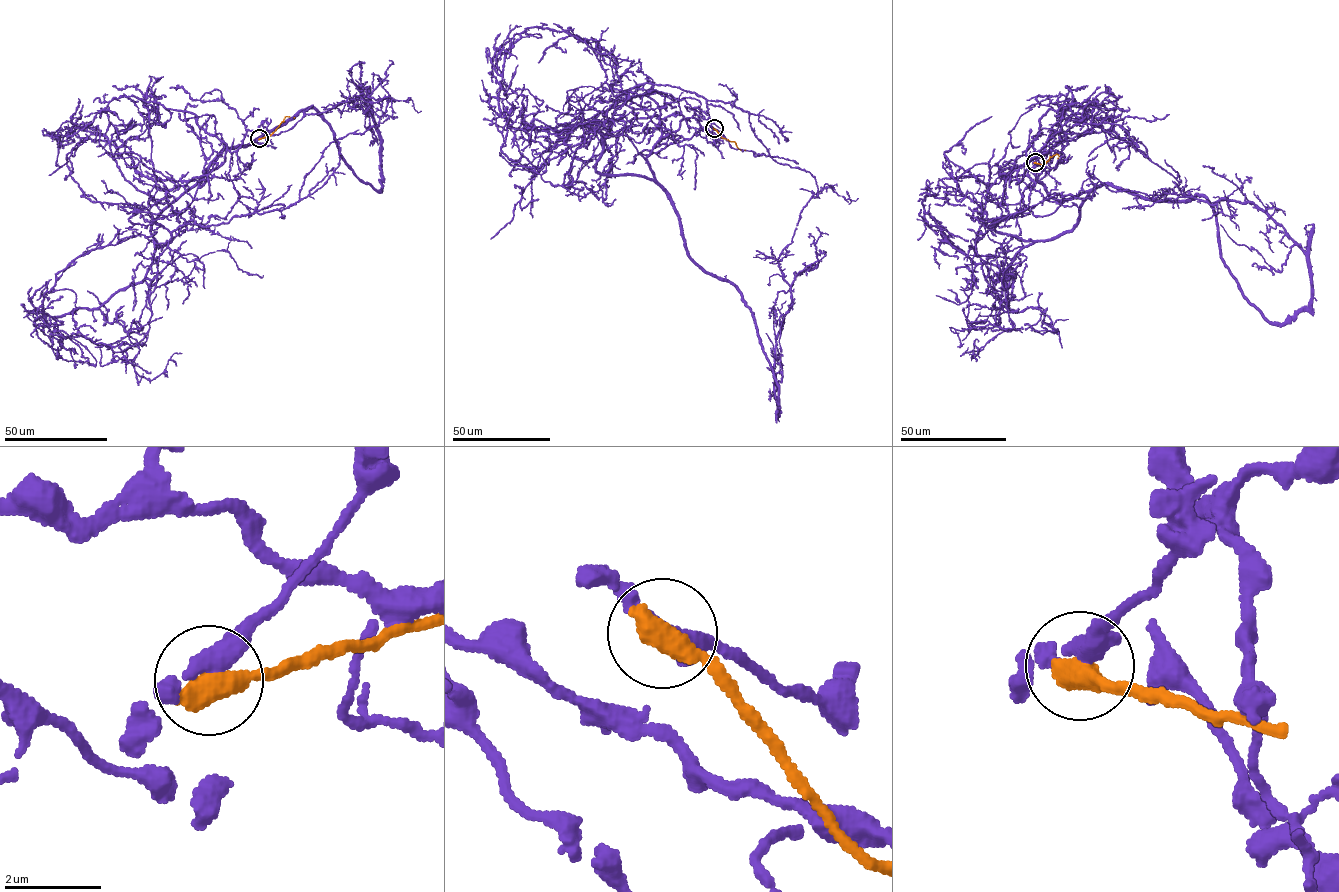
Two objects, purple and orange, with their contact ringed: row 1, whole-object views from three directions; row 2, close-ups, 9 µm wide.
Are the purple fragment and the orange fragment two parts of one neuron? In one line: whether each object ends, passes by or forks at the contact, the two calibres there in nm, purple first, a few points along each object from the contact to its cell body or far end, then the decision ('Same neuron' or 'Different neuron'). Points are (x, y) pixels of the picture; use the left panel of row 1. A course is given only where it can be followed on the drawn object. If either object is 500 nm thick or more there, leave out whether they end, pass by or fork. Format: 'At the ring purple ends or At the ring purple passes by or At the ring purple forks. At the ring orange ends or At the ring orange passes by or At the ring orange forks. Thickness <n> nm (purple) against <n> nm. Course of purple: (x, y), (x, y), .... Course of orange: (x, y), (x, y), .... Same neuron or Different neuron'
Thickness 340 nm (purple) against 600 nm. Course of purple: (260, 138), (266, 122), (199, 186), (223, 149), (311, 108), (379, 190), (366, 89), (347, 104), (421, 111). Course of orange: (260, 138), (269, 136), (286, 116), (294, 117). Different neuron

